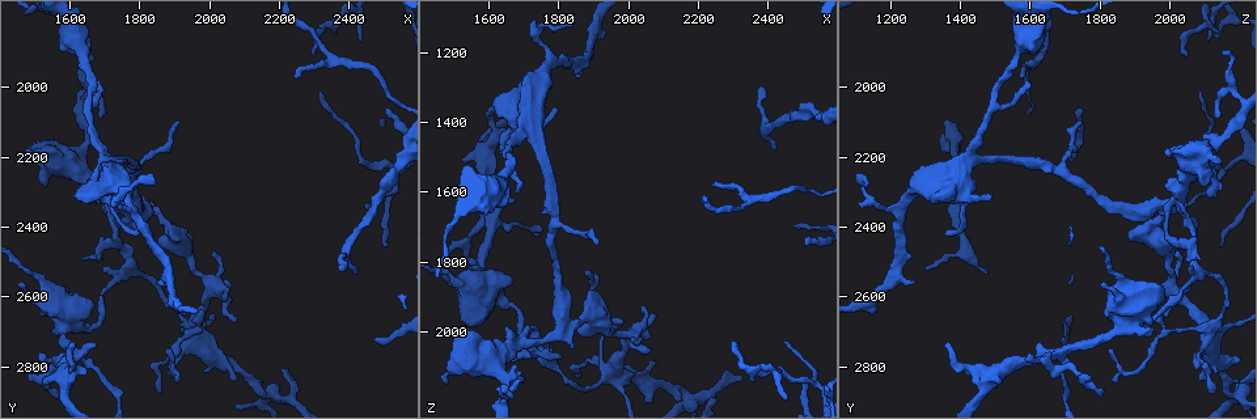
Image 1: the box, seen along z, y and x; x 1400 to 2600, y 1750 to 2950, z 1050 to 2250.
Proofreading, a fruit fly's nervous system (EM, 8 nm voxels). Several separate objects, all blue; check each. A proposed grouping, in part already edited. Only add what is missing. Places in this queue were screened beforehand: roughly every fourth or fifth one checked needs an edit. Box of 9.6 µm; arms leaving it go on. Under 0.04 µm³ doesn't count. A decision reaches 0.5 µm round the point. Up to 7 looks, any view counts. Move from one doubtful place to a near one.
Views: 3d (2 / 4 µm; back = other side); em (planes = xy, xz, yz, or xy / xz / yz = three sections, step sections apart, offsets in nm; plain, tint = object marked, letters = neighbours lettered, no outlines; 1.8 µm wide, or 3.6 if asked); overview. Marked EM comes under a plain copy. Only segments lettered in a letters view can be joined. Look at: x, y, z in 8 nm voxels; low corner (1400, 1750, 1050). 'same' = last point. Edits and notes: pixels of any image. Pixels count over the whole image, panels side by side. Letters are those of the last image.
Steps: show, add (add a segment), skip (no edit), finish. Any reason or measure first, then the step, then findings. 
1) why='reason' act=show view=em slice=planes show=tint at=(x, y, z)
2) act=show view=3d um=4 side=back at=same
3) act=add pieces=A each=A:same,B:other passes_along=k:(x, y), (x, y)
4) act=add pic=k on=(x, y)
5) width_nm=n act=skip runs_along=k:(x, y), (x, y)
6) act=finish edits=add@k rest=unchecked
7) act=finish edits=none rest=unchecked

why='sharp bend' act=show view=em slice=yz step=16 show=tint at=(1610, 2770, 1660)

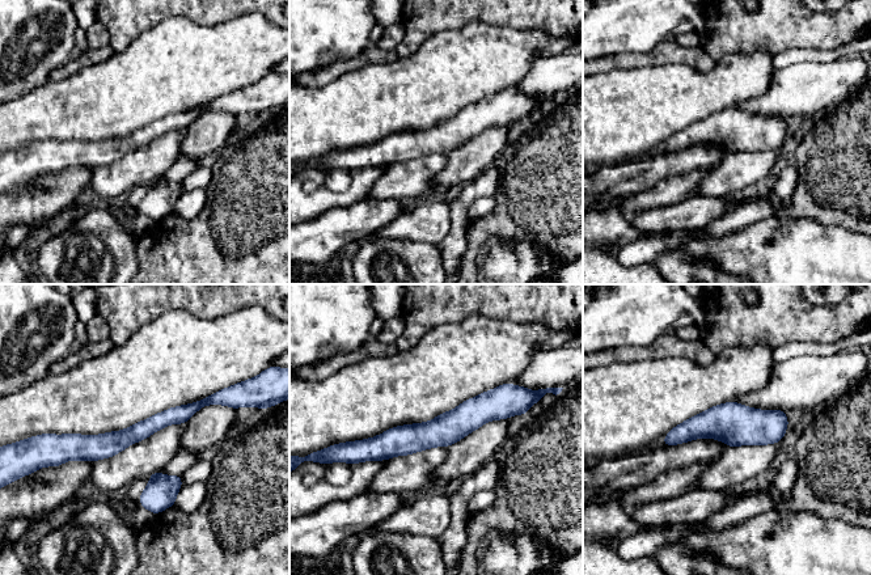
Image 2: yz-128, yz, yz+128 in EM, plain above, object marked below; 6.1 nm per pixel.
act=show view=em slice=planes show=letters at=same

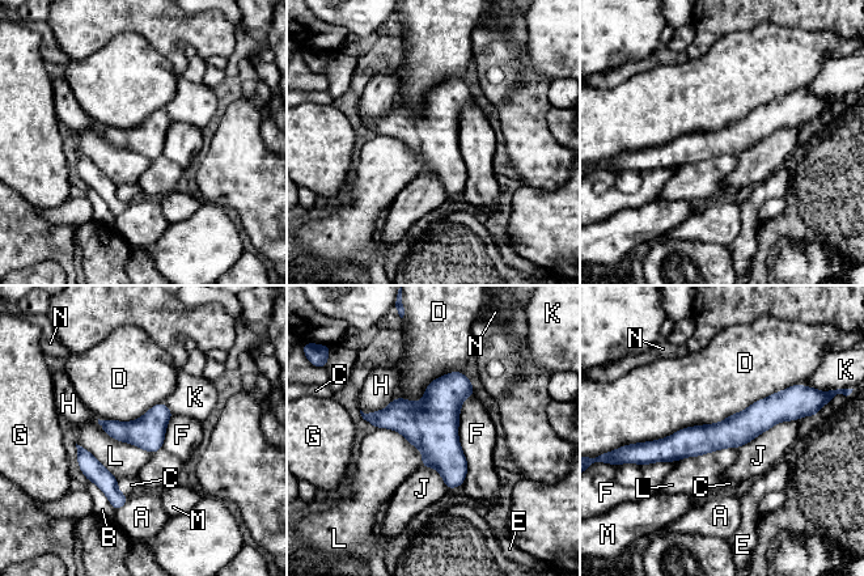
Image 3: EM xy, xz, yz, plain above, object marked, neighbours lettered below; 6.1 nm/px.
longest_contact=D:1100nm act=skip each=A:other,B:other,C:other,D:other,E:other,F:other,G:other,H:other,J:other,K:other,L:other,M:other,N:other border=3:(800, 382), (721, 420), (636, 444) found='no lettered segment goes on from it'

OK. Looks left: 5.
why='closes a loop' act=show view=em slice=xz step=4 show=tint at=(1700, 2330, 2000)

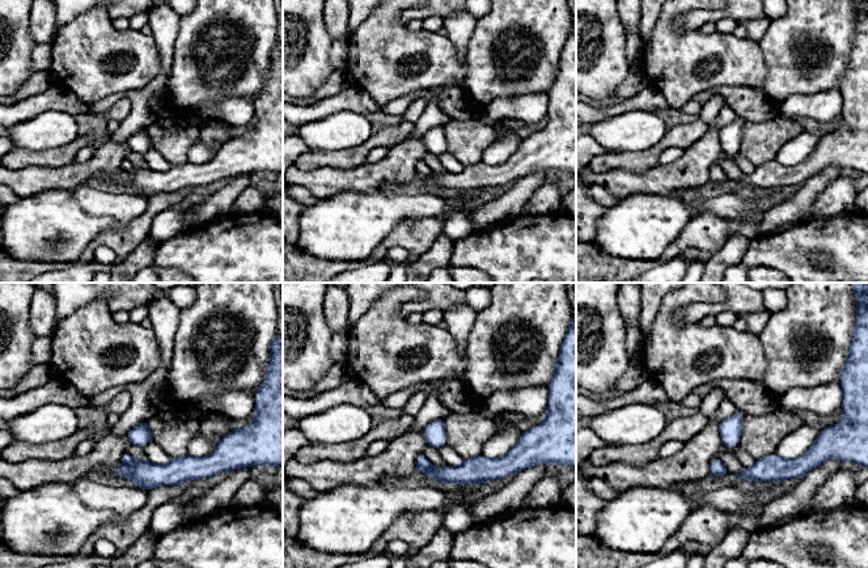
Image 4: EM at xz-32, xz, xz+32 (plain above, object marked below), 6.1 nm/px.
act=show view=em slice=xz step=4 show=letters at=same

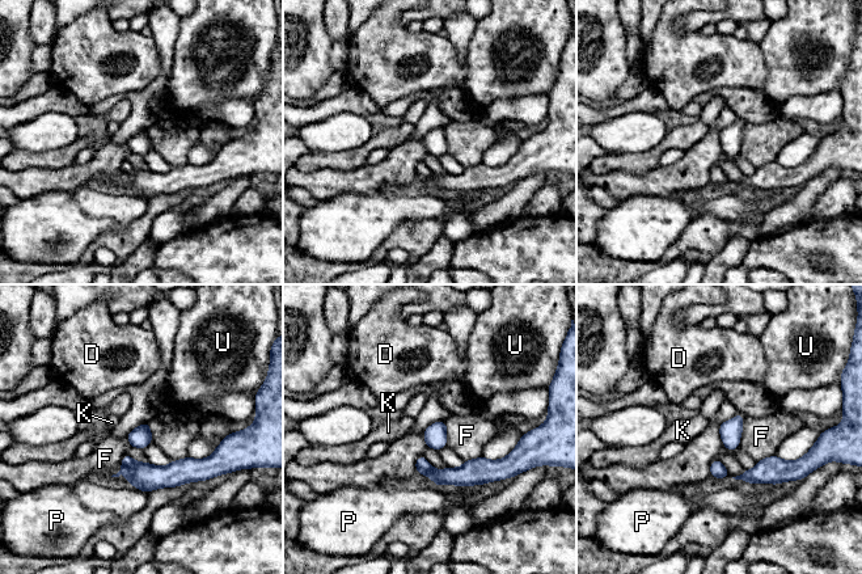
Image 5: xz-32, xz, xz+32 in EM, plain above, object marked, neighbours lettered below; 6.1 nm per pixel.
width_nm=130 act=skip each=D:other,F:other,K:other,P:other,U:other found='no lettered segment goes on from it'

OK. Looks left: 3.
why='thin end' act=show view=3d um=2 at=(1640, 1910, 2160)

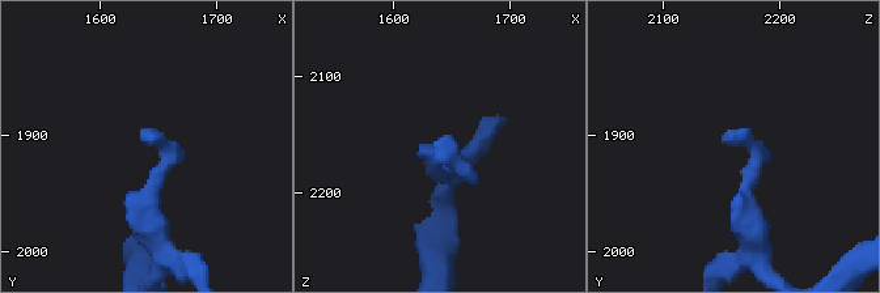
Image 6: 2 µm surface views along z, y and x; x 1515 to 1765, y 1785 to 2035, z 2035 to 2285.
why='need the tissue' act=show view=em slice=planes show=letters at=(1642, 1904, 2152)

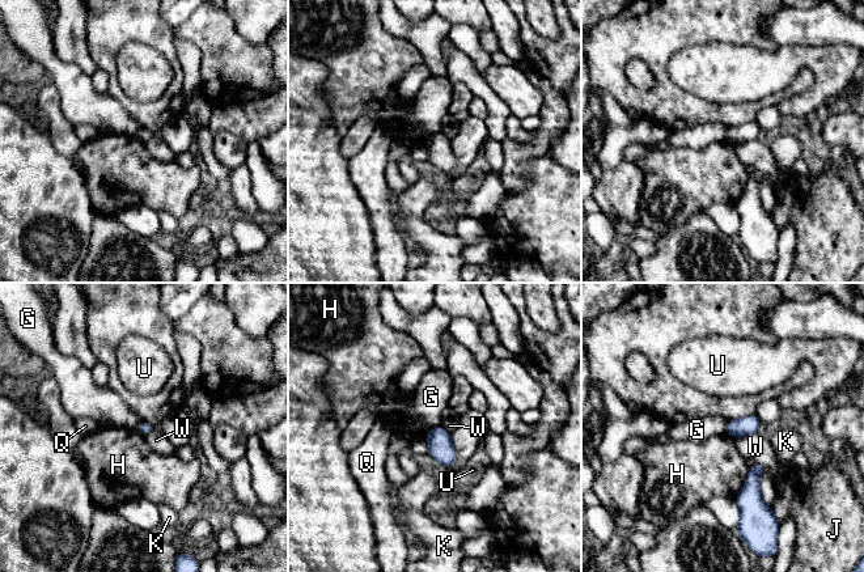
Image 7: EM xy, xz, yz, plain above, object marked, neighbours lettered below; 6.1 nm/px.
width_nm=80 longest_contact=H:200nm act=skip each=G:other,H:other,J:other,K:other,Q:other,U:other,W:other found='none of them fits'

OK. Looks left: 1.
act=finish edits=none rest=unchecked

